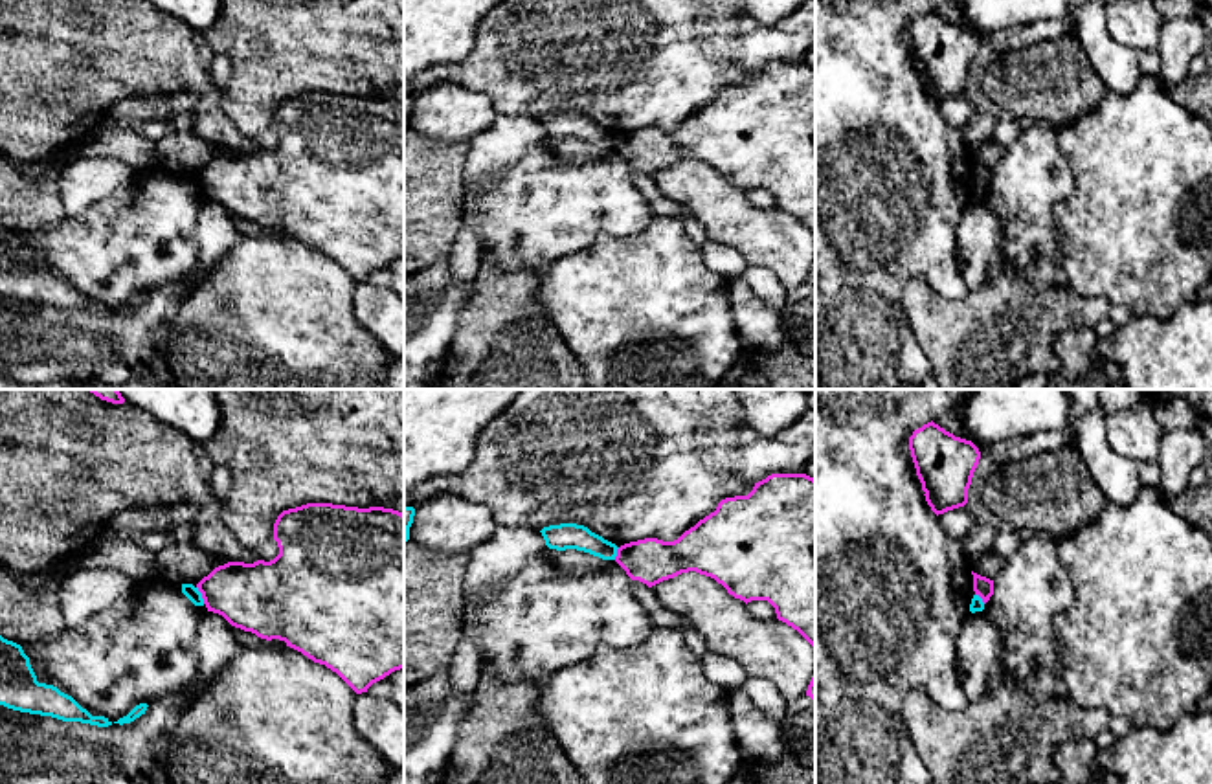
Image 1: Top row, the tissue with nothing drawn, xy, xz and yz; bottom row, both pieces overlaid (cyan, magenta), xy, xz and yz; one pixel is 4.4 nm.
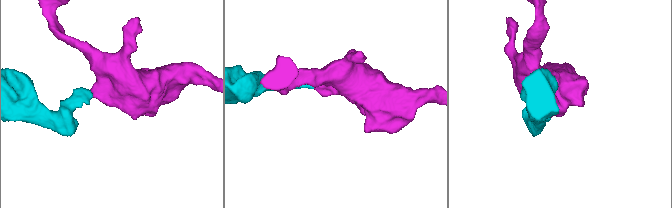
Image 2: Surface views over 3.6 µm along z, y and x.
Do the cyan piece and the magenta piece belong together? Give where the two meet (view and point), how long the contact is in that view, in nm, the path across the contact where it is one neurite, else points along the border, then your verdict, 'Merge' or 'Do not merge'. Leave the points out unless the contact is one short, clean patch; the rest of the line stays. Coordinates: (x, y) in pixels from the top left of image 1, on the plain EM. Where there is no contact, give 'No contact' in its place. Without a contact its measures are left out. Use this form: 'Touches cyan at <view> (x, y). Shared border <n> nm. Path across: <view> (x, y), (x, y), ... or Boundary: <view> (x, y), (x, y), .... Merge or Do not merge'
Touches cyan at xy (201, 184). Shared border 90 nm. Boundary: xy (197, 175), (204, 191). Do not merge

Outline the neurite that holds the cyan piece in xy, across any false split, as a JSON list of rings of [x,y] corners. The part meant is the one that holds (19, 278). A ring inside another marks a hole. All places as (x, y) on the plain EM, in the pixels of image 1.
[[[0,224],[0,294],[62,310],[108,316],[105,305],[92,305],[72,285],[53,274],[39,272],[22,235]]]

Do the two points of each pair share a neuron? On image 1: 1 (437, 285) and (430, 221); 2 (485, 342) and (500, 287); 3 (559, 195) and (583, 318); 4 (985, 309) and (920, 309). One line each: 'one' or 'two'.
1: two
2: one
3: two
4: one

